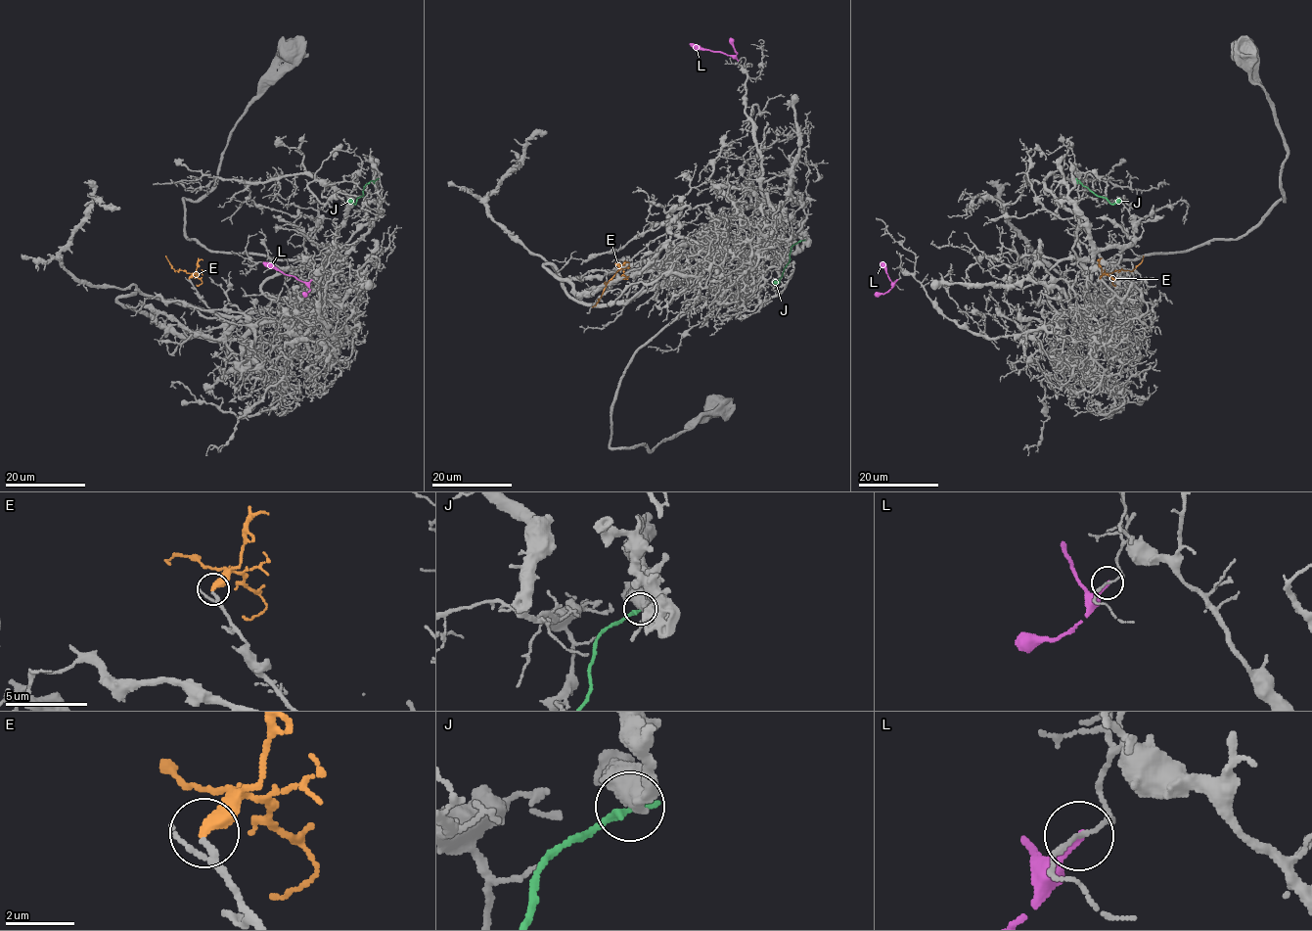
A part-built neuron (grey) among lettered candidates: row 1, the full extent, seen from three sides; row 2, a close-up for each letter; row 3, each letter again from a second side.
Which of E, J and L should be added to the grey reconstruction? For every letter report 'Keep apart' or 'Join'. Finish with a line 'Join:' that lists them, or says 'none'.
E: Join
J: Keep apart
L: Keep apart
Join: E

